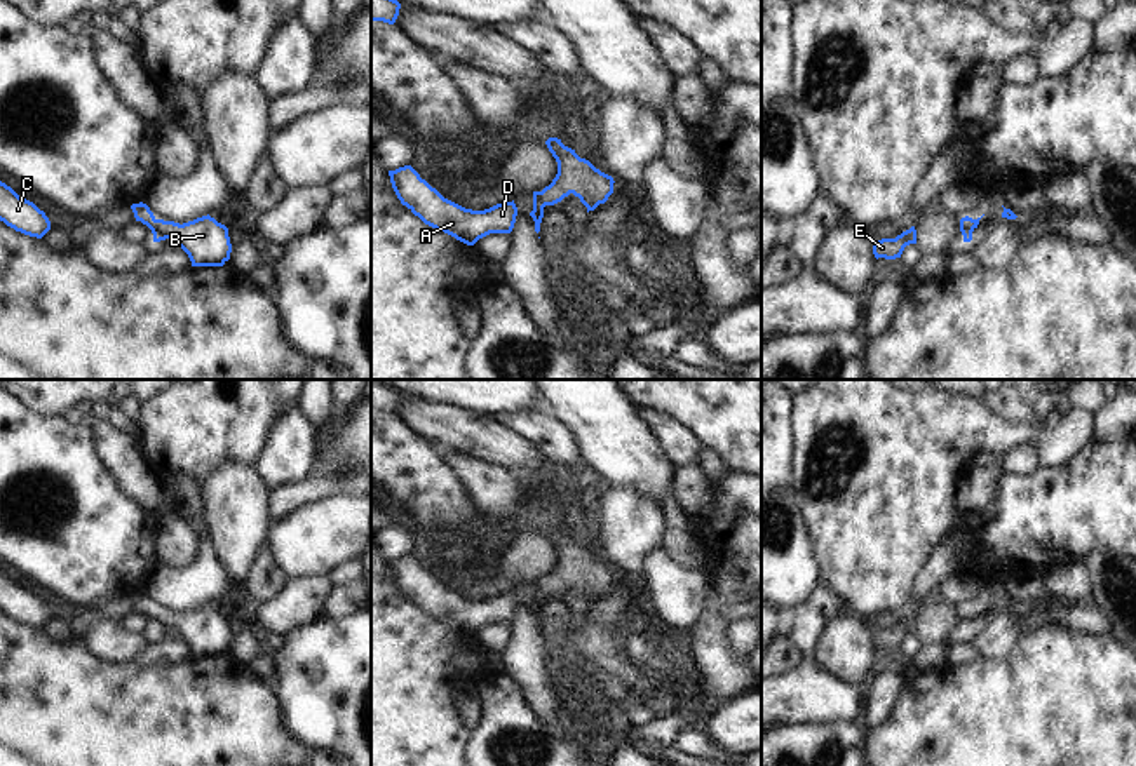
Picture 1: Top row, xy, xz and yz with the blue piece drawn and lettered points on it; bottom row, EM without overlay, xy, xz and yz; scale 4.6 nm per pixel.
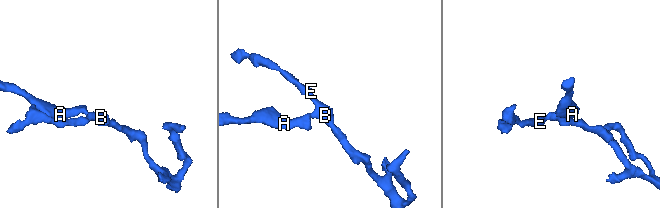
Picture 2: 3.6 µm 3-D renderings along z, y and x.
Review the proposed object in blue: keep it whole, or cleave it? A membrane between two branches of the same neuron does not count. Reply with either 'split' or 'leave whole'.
leave whole

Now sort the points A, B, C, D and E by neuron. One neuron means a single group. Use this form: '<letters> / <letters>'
A B C D E

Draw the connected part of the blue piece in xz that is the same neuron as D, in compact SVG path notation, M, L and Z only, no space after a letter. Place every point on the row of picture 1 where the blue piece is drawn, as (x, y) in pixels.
M411 165L389 171L389 176L402 205L425 225L467 245L474 245L490 233L511 233L514 228L517 216L514 200L497 204L484 211L472 211L444 198Z

